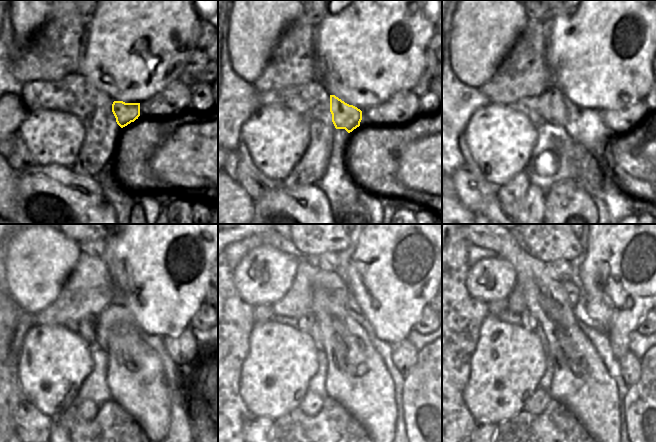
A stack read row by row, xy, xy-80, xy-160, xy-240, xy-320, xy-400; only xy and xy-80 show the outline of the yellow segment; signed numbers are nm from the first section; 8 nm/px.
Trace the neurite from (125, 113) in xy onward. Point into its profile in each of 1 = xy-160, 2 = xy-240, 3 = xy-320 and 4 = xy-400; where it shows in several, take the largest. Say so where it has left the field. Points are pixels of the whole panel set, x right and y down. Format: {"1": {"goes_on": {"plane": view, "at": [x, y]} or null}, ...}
{"1": {"goes_on": {"plane": "xy-160", "at": [551, 105]}}, "2": {"goes_on": {"plane": "xy-240", "at": [86, 328]}}, "3": {"goes_on": {"plane": "xy-320", "at": [305, 322]}}, "4": {"goes_on": {"plane": "xy-400", "at": [529, 321]}}}

